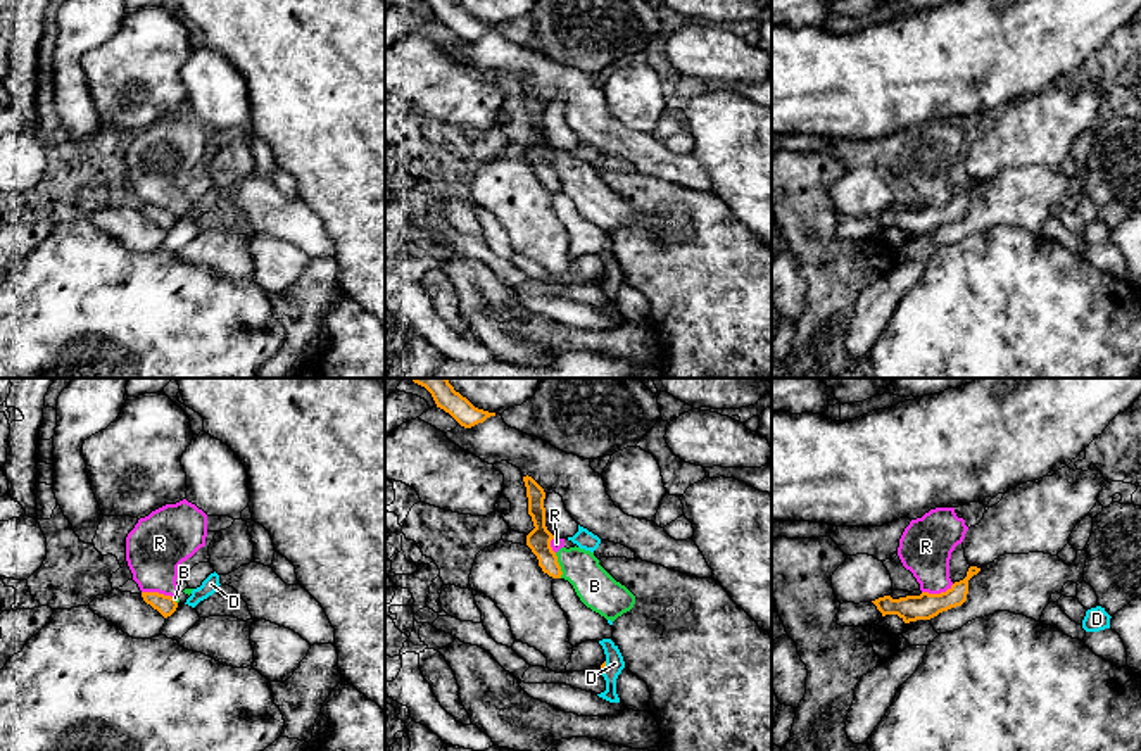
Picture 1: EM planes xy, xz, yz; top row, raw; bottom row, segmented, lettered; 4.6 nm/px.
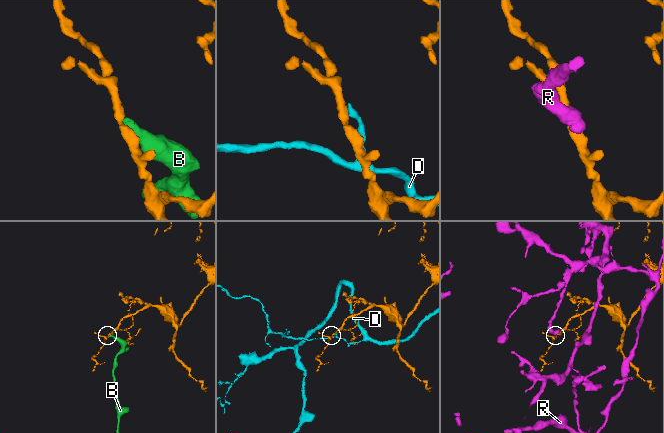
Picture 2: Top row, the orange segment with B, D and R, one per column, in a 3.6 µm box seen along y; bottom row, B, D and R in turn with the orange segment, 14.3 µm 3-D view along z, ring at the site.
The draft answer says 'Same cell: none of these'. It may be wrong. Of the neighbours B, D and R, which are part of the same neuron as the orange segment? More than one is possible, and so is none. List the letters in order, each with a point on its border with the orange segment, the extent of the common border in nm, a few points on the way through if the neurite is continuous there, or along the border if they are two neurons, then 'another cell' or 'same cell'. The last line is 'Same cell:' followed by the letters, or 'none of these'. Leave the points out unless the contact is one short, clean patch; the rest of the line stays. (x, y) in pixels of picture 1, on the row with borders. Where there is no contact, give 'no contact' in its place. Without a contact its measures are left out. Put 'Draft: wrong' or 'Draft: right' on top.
Draft: right
B: xz (558, 565) | 120 nm | along xz (554, 553), (561, 577) | another cell
D: xz (605, 667) | 50 nm | along xz (606, 662), (601, 670) | another cell
R: yz (938, 594) | 160 nm | along yz (953, 584), (939, 593), (922, 593) | another cell
Same cell: none of these

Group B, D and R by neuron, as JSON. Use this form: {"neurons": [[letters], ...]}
{"neurons": [["B", "R"], ["D"]]}

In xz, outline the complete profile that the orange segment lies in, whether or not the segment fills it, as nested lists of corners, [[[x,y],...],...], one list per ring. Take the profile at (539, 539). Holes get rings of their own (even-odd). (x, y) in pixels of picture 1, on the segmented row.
[[[523,476],[528,497],[528,514],[533,521],[533,530],[526,535],[526,546],[539,559],[539,566],[552,578],[561,578],[563,571],[558,556],[551,547],[554,535],[545,527],[544,489],[532,478]]]

